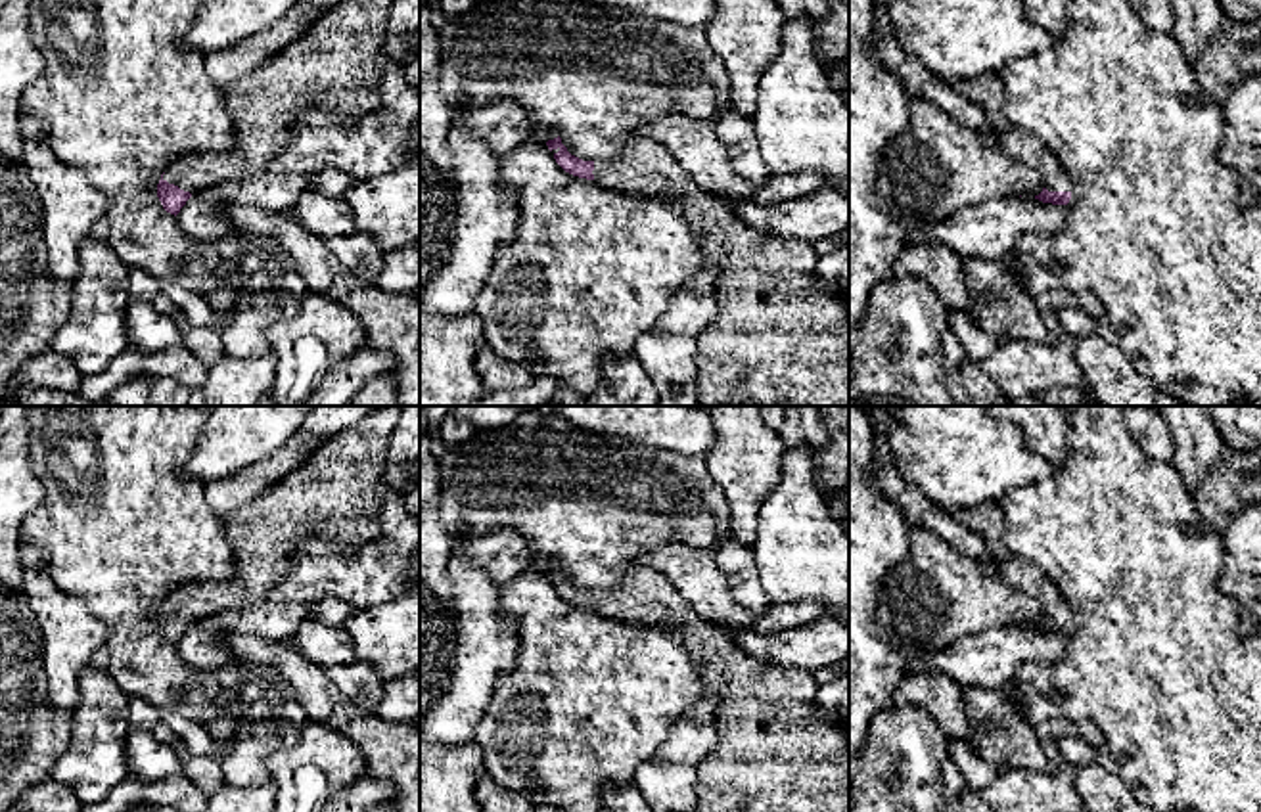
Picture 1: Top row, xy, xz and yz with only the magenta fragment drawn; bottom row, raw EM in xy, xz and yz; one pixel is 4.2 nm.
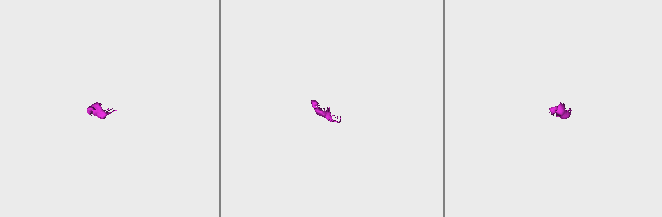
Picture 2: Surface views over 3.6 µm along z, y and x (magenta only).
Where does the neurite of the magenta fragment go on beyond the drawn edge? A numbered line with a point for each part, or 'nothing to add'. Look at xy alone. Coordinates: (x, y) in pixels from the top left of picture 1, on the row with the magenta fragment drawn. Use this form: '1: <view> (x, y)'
1: xy (334, 66)

